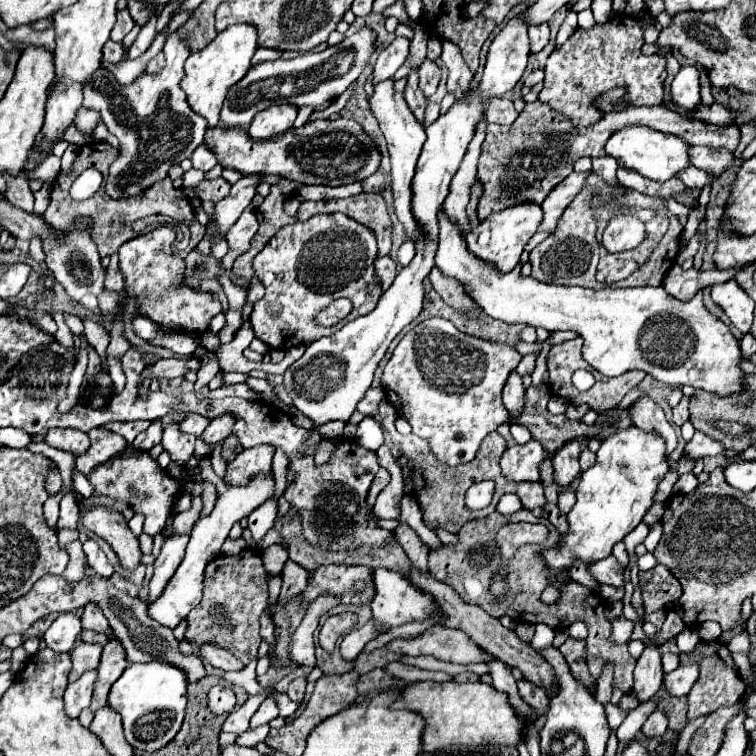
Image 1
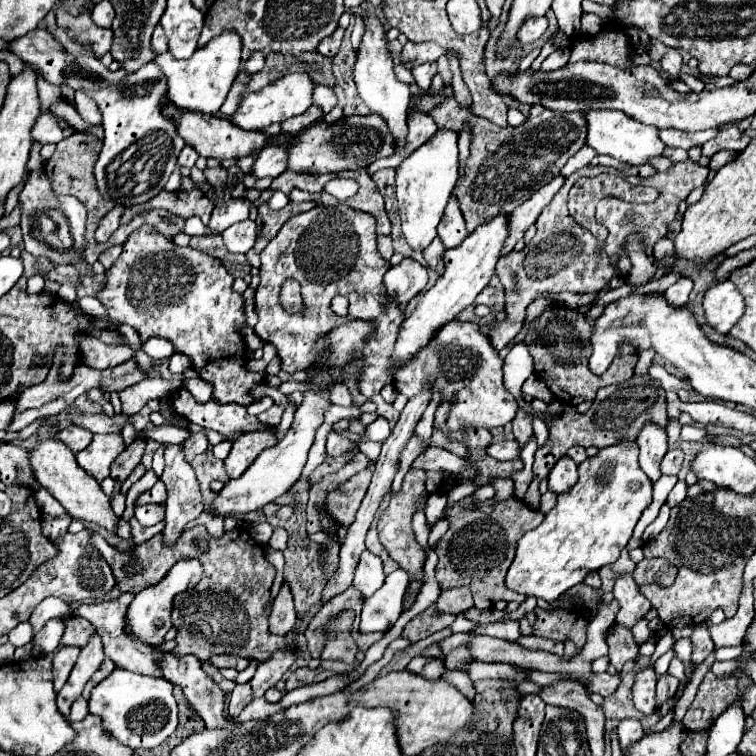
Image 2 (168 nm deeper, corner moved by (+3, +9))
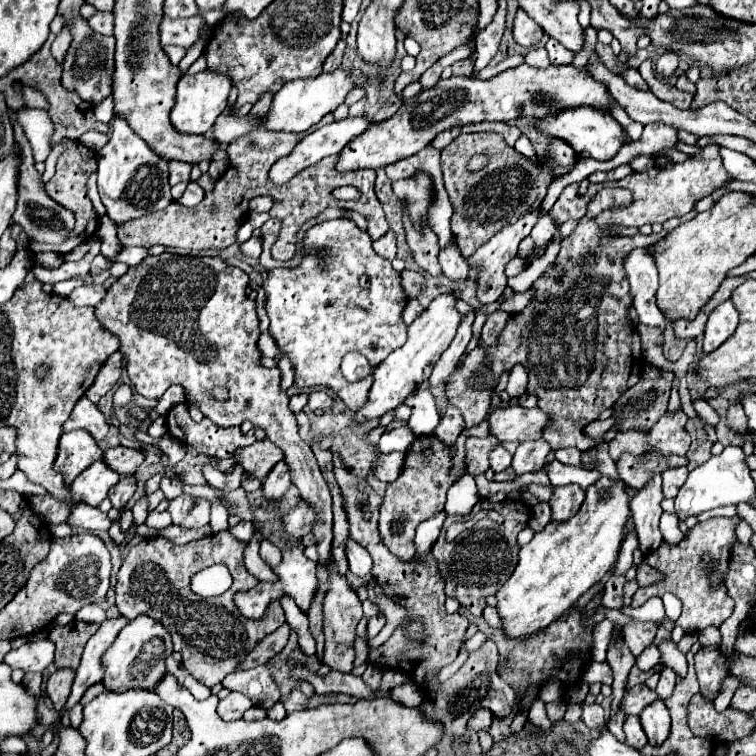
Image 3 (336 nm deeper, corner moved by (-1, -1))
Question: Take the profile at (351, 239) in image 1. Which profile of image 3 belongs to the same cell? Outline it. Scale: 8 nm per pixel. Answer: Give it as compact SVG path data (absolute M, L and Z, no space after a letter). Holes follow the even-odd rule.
M327 220L313 226L305 234L305 246L309 246L309 254L303 258L303 264L297 268L273 268L269 270L269 278L263 282L267 290L267 314L271 320L269 332L281 346L281 350L291 358L295 366L299 388L309 386L327 386L331 388L347 408L359 410L363 402L367 402L367 390L371 388L371 376L361 378L359 382L347 382L341 374L339 362L349 350L357 350L365 354L371 366L379 366L393 350L403 346L407 338L407 326L403 324L401 312L407 304L405 290L401 286L399 272L393 270L389 260L383 260L373 250L373 240L367 232L359 230L353 220ZM367 274L371 278L369 288L359 286L359 276Z

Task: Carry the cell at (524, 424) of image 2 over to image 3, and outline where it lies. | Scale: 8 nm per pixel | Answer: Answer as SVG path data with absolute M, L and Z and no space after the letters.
M535 440L535 442L521 442L517 446L517 452L513 454L513 464L511 468L515 474L525 474L525 472L535 472L545 466L545 458L551 452L551 446L547 446L545 440Z

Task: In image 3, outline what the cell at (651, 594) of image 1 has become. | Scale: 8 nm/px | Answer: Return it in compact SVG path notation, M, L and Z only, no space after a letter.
M641 562L637 566L637 582L639 582L639 586L649 586L651 582L659 582L659 578L663 578L663 576L655 574L655 570L649 564Z

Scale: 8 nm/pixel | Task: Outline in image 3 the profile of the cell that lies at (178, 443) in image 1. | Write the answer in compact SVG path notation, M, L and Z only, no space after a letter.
M179 496L169 502L169 514L173 518L173 524L179 524L183 528L201 528L209 524L209 508L211 502L203 498L191 498L191 496Z

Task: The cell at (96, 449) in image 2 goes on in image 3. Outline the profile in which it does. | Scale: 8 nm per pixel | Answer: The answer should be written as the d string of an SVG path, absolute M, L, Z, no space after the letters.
M103 460L95 462L83 474L79 474L79 478L75 478L75 482L71 486L73 502L99 506L107 498L109 488L113 488L119 482L119 478L121 478L119 474L115 474L113 470L107 470L107 466L103 466Z

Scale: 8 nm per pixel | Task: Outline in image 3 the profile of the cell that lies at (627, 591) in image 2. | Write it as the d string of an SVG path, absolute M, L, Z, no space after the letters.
M633 620L631 624L625 626L625 644L629 646L629 650L633 652L633 656L637 658L649 644L653 644L657 626L653 622L639 622Z

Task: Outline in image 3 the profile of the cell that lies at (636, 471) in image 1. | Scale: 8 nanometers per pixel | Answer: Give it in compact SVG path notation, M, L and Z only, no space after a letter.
M601 478L597 484L589 486L585 492L585 502L581 510L567 522L549 522L539 534L533 536L533 540L519 550L519 562L507 578L507 582L497 590L497 612L501 618L503 636L519 638L519 636L531 636L533 632L539 632L547 628L553 620L563 616L577 600L583 596L593 584L597 584L603 574L615 564L621 542L623 542L623 526L629 518L629 498L627 498L627 486L623 482L611 482L609 478Z

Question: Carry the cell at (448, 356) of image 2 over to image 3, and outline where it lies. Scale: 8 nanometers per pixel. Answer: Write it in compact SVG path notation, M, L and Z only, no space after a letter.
M497 408L491 416L491 434L499 442L525 442L539 440L543 430L551 424L551 414L539 408Z

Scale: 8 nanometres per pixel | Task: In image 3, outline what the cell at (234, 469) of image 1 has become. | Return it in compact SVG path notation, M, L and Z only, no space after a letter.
M265 438L261 442L259 440L253 442L247 448L239 448L233 454L233 458L243 464L243 468L245 468L247 474L263 480L273 470L273 466L279 460L283 460L283 452L271 440Z

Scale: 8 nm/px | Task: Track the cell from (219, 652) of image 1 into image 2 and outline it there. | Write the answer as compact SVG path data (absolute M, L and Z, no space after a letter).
M219 654L219 656L211 656L211 664L217 668L237 668L237 670L245 670L249 660L235 656L235 654Z

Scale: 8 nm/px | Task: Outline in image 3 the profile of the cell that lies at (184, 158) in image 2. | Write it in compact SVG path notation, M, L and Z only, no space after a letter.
M169 162L169 184L175 186L177 182L189 182L189 172L191 172L191 164L183 164L183 162Z

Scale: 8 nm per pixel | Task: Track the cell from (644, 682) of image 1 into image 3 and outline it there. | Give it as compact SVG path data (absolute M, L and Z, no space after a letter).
M663 700L653 702L651 706L647 706L647 710L643 710L641 724L643 724L643 730L651 746L661 746L669 738L671 718L669 718L669 710L665 708Z

